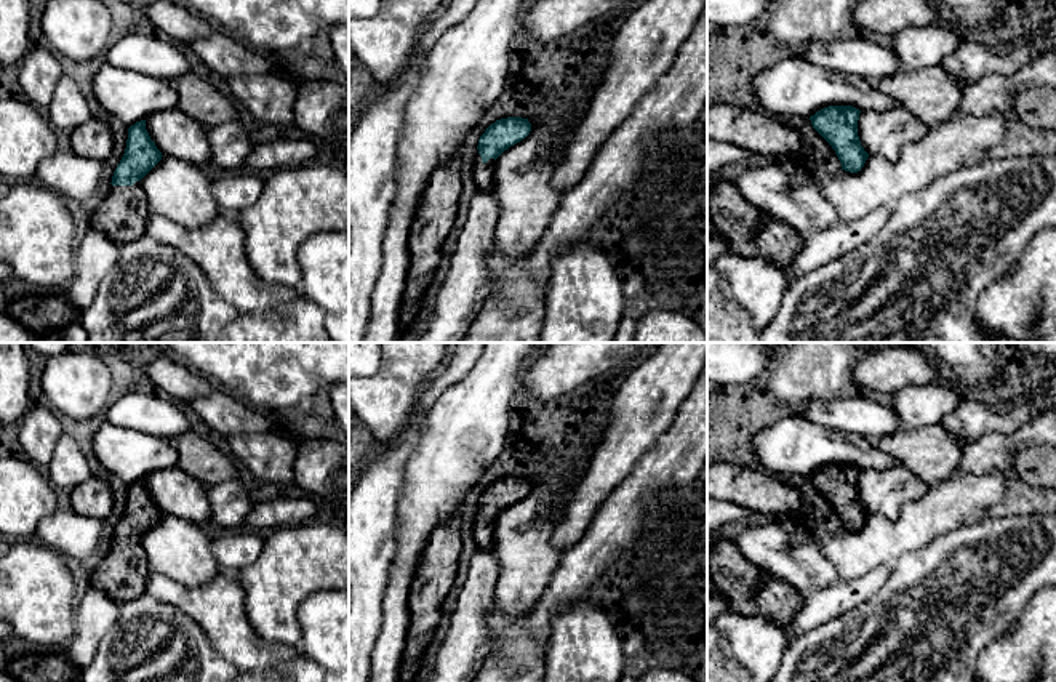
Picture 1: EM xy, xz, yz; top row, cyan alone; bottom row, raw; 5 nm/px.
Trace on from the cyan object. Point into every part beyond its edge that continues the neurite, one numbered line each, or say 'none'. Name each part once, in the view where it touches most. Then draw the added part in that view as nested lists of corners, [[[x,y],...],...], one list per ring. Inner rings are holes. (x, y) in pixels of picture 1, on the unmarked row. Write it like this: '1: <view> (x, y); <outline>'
1: xy (124, 573); [[[141,540],[133,544],[110,544],[104,559],[93,568],[90,586],[115,600],[128,602],[146,594],[150,573]]]

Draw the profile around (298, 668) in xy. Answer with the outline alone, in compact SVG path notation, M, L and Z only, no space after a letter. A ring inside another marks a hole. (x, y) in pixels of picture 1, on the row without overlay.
M296 652L264 671L238 672L230 682L325 682L322 666Z

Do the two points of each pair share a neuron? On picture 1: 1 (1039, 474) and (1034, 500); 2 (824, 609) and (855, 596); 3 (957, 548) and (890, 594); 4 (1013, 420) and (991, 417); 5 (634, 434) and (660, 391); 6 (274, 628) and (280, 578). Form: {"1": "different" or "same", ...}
{"1": "different", "2": "same", "3": "same", "4": "same", "5": "same", "6": "same"}

